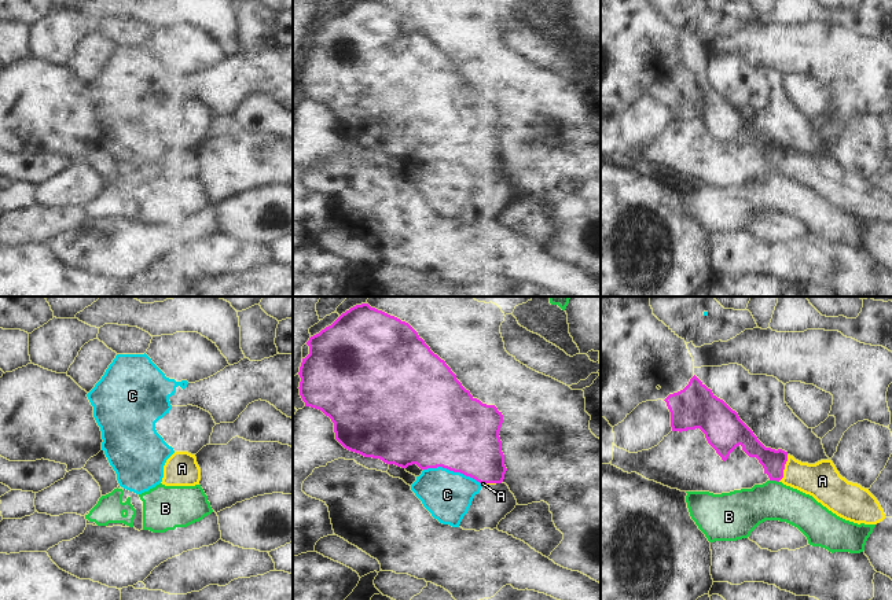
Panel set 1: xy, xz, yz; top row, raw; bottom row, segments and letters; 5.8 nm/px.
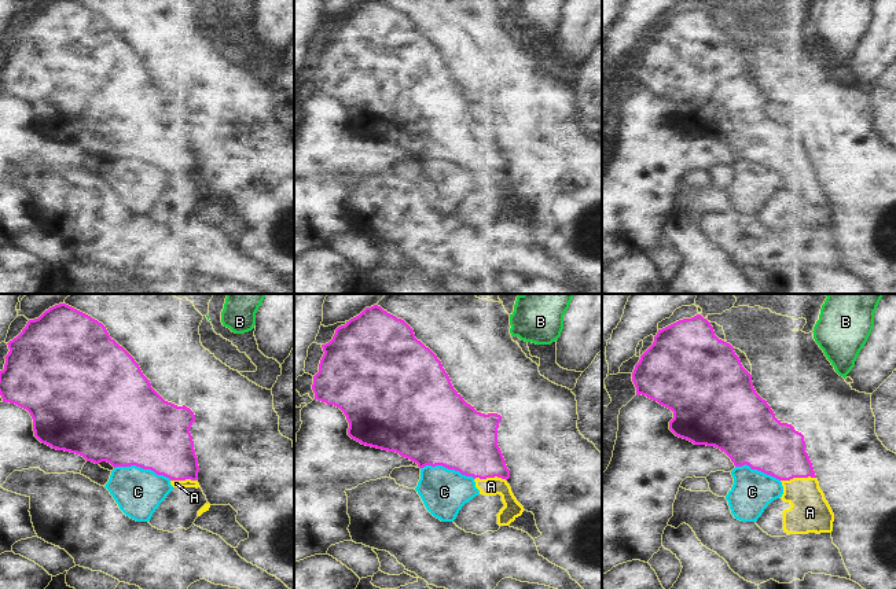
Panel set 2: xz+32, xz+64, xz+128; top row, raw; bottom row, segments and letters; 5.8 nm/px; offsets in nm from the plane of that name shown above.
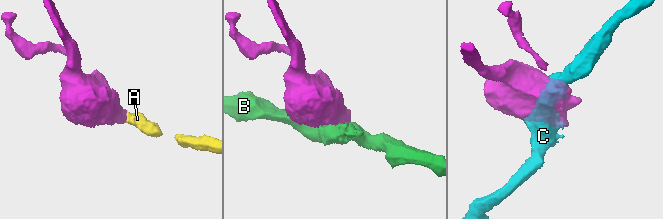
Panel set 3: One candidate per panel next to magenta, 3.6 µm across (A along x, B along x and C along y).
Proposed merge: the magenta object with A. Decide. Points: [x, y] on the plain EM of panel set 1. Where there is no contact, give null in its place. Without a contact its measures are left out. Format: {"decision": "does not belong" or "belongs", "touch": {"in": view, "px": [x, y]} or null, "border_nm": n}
{"decision": "belongs", "touch": {"in": "yz", "px": [784, 161]}, "border_nm": 170}

